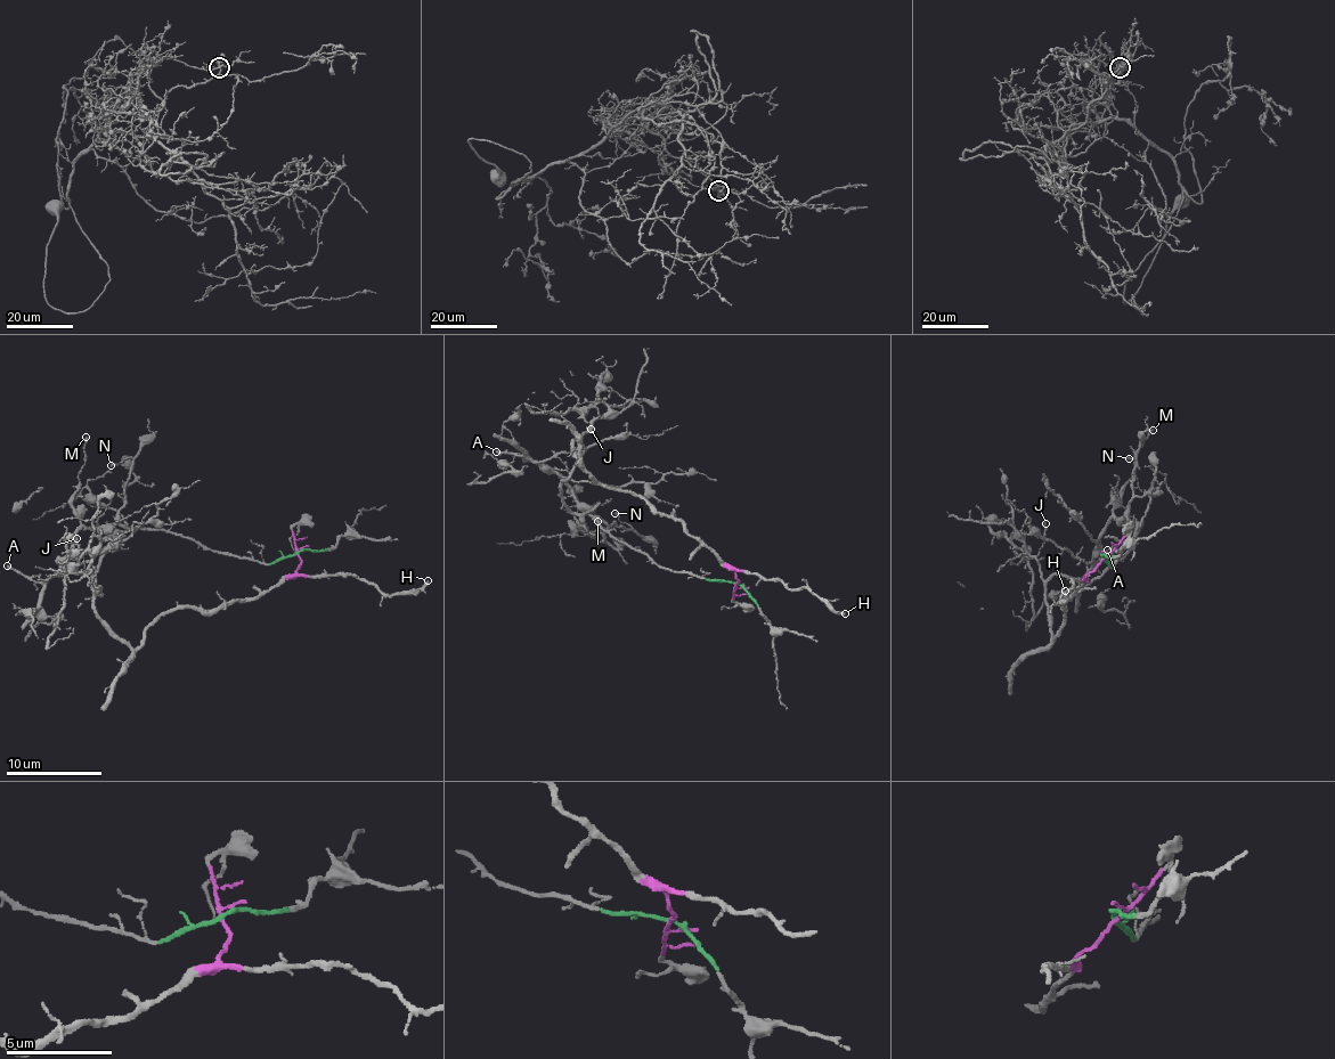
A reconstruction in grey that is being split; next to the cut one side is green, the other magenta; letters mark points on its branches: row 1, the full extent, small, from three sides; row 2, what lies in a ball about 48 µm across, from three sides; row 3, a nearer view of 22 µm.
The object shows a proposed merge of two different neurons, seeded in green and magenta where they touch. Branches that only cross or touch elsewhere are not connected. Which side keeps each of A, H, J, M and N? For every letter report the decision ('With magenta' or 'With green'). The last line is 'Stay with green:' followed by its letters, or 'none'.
A: With green
H: With magenta
J: With magenta
M: With green
N: With green
Stay with green: A, M, N

